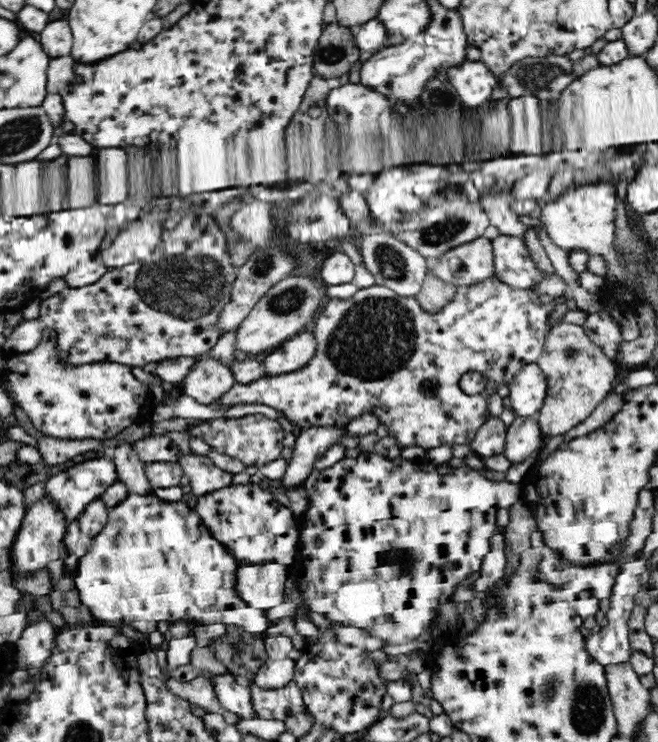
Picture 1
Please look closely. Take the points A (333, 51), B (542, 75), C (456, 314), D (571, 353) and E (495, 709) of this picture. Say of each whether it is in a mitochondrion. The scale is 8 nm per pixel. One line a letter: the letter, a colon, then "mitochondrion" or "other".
A: mitochondrion
B: mitochondrion
C: other
D: mitochondrion
E: other

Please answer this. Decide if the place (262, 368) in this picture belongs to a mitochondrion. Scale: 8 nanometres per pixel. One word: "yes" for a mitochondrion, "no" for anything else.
no

